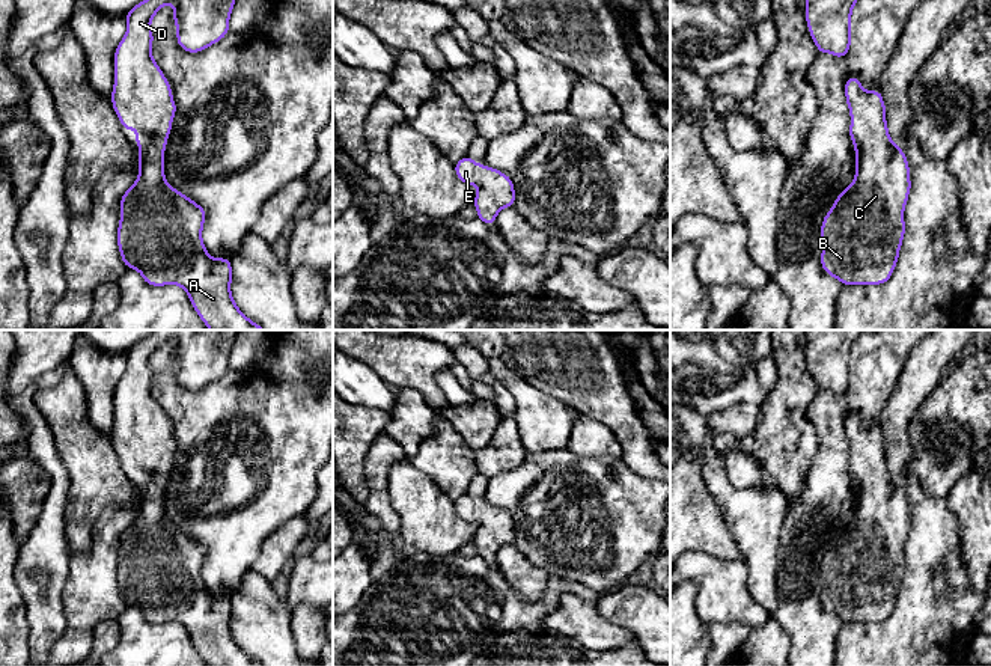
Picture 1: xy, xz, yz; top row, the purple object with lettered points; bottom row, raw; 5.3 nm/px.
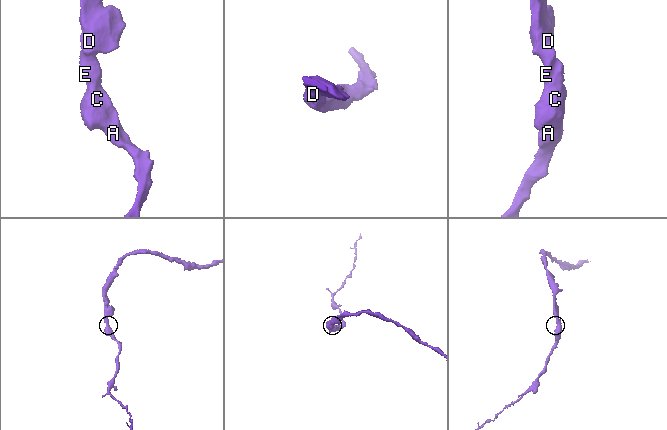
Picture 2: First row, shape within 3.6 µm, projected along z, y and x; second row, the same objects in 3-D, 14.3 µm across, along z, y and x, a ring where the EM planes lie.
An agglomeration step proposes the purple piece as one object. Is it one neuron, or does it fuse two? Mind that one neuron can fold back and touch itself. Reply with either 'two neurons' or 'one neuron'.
one neuron

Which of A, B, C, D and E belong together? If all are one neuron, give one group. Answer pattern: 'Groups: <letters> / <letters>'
Groups: A B C D E

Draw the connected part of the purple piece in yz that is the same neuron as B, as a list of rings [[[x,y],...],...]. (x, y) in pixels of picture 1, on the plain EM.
[[[857,414],[845,419],[849,475],[855,488],[855,515],[836,535],[821,562],[821,603],[842,622],[883,622],[896,604],[905,571],[904,547],[911,527],[905,488],[893,481],[880,428],[864,428]]]

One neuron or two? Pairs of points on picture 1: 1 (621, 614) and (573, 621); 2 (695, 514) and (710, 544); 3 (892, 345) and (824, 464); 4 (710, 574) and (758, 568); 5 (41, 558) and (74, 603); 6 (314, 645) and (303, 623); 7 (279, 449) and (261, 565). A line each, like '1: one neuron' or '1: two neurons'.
1: two neurons
2: one neuron
3: one neuron
4: two neurons
5: two neurons
6: one neuron
7: two neurons

